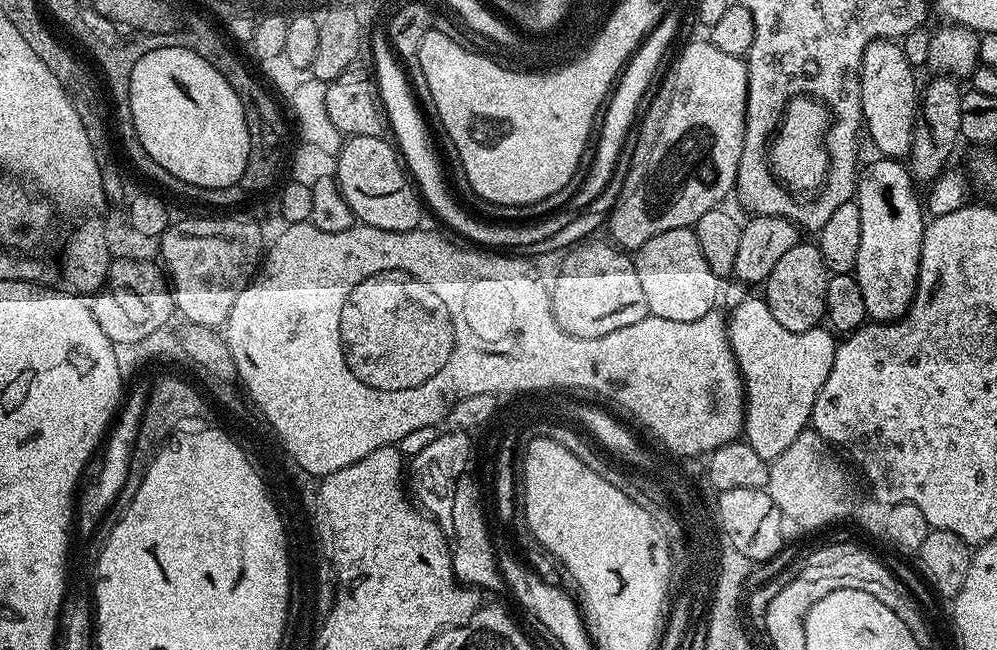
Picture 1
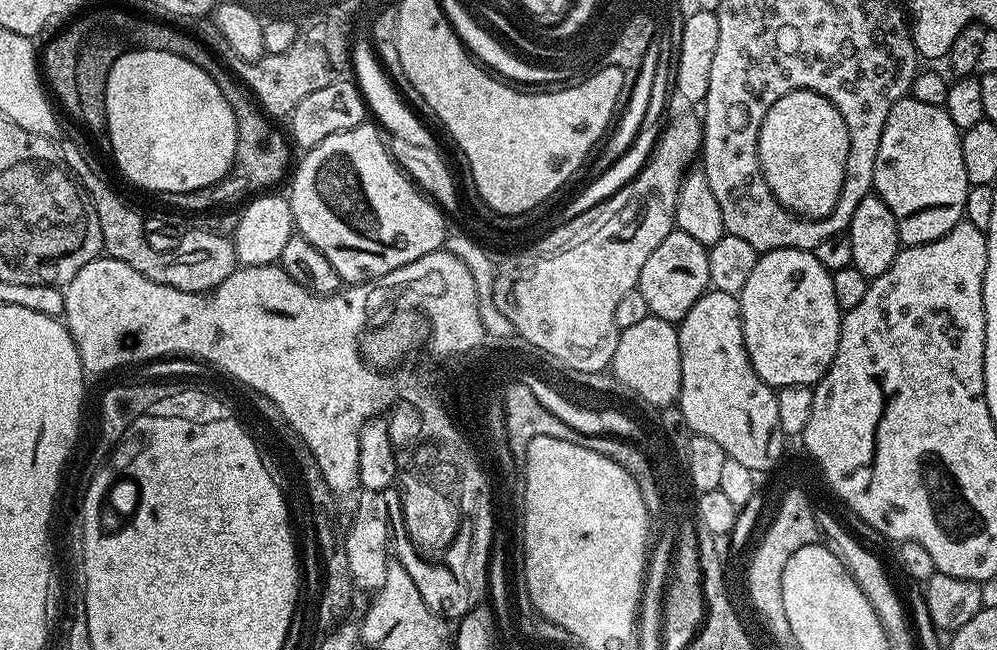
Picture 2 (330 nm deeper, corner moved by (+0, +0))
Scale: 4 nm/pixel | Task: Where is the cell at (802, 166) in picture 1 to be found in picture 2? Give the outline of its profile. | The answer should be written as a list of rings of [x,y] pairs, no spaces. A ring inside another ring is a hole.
[[[791,91],[774,102],[759,131],[759,162],[771,192],[793,215],[809,220],[829,216],[845,182],[849,131],[841,112],[816,91]]]

